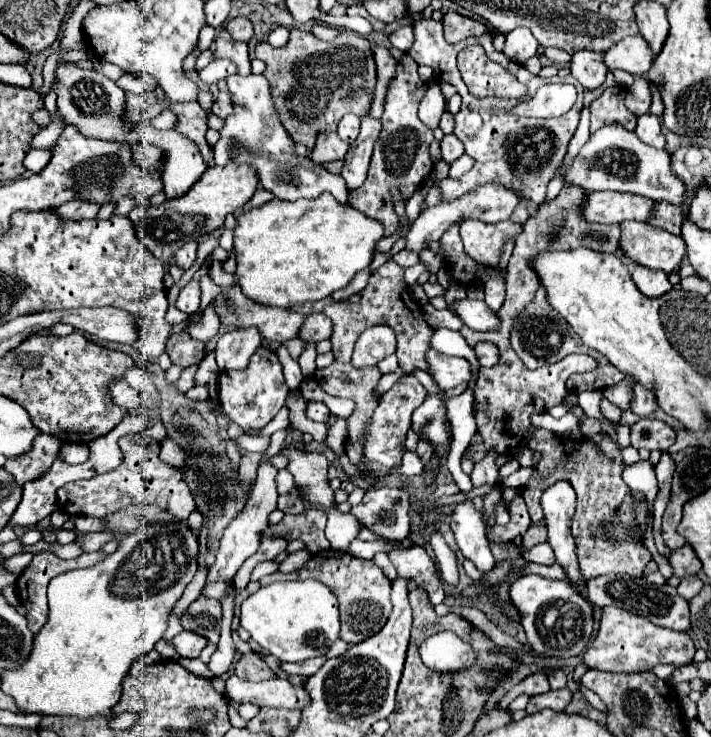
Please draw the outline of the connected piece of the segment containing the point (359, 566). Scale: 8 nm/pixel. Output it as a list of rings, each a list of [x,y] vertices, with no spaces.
[[[329,548],[329,550],[323,550],[321,554],[313,554],[311,560],[301,570],[287,574],[287,576],[277,572],[273,576],[263,578],[261,584],[265,586],[275,580],[305,580],[305,578],[323,582],[337,596],[341,612],[343,612],[343,620],[341,620],[341,638],[343,640],[357,644],[357,642],[363,642],[365,638],[371,638],[385,626],[385,622],[391,614],[391,600],[389,600],[391,580],[385,578],[383,570],[379,566],[375,566],[373,560],[361,560],[347,552],[337,552],[337,550]]]

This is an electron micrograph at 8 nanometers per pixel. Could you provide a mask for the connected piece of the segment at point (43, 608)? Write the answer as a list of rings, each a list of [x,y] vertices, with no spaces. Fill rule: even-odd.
[[[39,552],[33,556],[31,564],[21,572],[19,584],[17,584],[17,594],[23,606],[27,608],[27,620],[29,620],[29,630],[37,634],[49,614],[47,614],[47,584],[53,576],[75,570],[75,568],[89,568],[105,558],[105,552],[91,552],[91,554],[81,554],[73,560],[61,560],[59,556],[51,552]]]

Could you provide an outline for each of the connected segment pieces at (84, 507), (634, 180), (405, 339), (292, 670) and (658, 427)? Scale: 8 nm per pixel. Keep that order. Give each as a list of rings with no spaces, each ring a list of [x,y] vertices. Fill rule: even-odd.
[[[127,434],[121,438],[119,448],[123,450],[123,462],[109,474],[99,474],[97,478],[77,480],[61,486],[57,490],[57,504],[69,515],[87,515],[103,518],[129,505],[157,505],[165,512],[175,514],[177,520],[187,520],[193,512],[193,496],[179,472],[179,468],[165,464],[159,458],[159,442],[149,434]],[[133,474],[141,474],[133,476]]]
[[[619,124],[603,126],[581,148],[573,166],[567,170],[565,182],[583,186],[585,190],[617,190],[633,192],[657,202],[669,202],[673,206],[685,206],[687,186],[671,170],[671,154],[667,150],[657,150],[641,142],[635,132],[625,130]]]
[[[383,264],[379,270],[375,270],[369,278],[369,284],[365,286],[365,290],[361,290],[359,294],[351,296],[345,302],[333,302],[331,298],[323,298],[319,302],[307,302],[307,304],[297,304],[291,308],[293,312],[321,312],[325,316],[329,316],[333,320],[333,336],[331,336],[331,344],[333,344],[333,354],[335,360],[349,360],[353,354],[353,346],[359,338],[359,334],[375,324],[387,324],[397,332],[397,348],[396,356],[398,363],[405,374],[411,374],[413,368],[421,368],[429,372],[429,362],[425,362],[425,354],[427,350],[431,350],[431,338],[433,338],[433,328],[427,326],[423,314],[421,314],[421,306],[417,302],[413,302],[409,288],[403,282],[403,270],[399,270],[397,264]]]
[[[321,656],[321,658],[313,658],[313,660],[305,660],[305,662],[295,662],[295,664],[281,664],[281,668],[285,670],[285,672],[289,672],[291,676],[295,676],[295,674],[303,674],[303,676],[311,676],[313,672],[317,672],[323,664],[325,664],[325,656]]]
[[[641,418],[631,426],[631,446],[647,450],[667,450],[675,442],[675,430],[663,420]]]

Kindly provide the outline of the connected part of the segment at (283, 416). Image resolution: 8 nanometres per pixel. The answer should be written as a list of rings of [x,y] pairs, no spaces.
[[[284,405],[277,415],[261,430],[251,430],[243,432],[243,435],[257,437],[261,435],[271,436],[274,432],[288,428],[289,426],[289,409]]]

